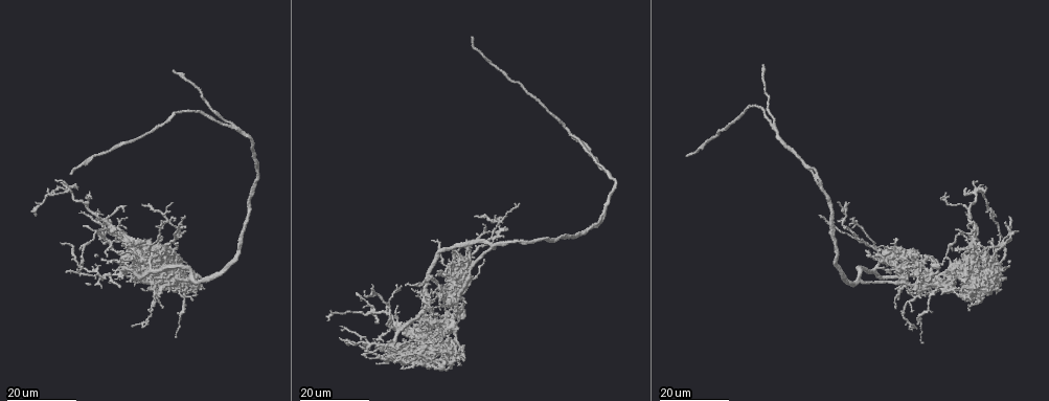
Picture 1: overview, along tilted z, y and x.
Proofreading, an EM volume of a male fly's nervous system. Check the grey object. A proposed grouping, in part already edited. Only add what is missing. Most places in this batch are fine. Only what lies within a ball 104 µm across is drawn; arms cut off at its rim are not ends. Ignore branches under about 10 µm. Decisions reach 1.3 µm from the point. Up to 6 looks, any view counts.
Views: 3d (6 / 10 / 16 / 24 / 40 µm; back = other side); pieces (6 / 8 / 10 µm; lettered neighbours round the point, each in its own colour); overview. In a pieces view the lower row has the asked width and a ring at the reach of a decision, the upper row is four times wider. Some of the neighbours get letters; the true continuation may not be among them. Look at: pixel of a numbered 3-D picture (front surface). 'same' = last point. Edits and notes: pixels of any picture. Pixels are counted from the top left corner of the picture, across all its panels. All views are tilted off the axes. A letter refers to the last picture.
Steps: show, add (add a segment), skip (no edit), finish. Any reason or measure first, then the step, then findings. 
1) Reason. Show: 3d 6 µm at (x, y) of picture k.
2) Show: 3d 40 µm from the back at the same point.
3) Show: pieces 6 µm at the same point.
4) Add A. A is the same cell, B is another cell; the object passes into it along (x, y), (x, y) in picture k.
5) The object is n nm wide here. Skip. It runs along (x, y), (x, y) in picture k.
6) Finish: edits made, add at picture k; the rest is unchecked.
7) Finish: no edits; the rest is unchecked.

Show: 3d 16 µm at (867, 250) of picture 1.

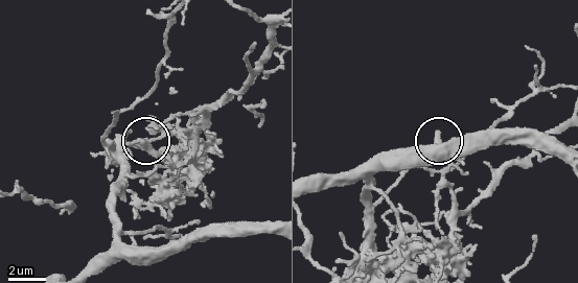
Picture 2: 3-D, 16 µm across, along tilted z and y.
Show: pieces 6 µm at (143, 141) of picture 2.

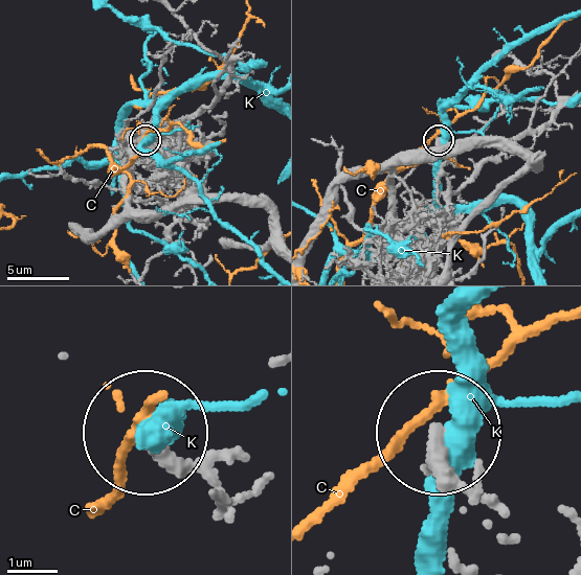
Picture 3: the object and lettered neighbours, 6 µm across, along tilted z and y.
The object is 270 nm wide here. Skip. C and K are other cells; none of them fits.

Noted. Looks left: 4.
Branch stops here. Show: 3d 16 µm at (889, 270) of picture 1.

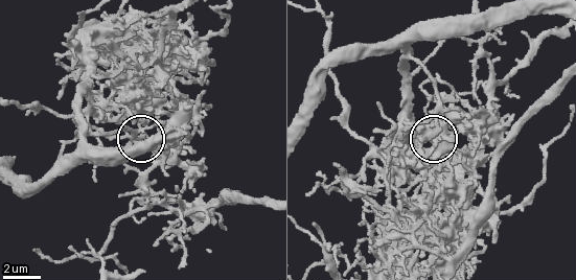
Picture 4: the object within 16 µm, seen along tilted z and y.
Show: pieces 6 µm at (423, 138) of picture 4.

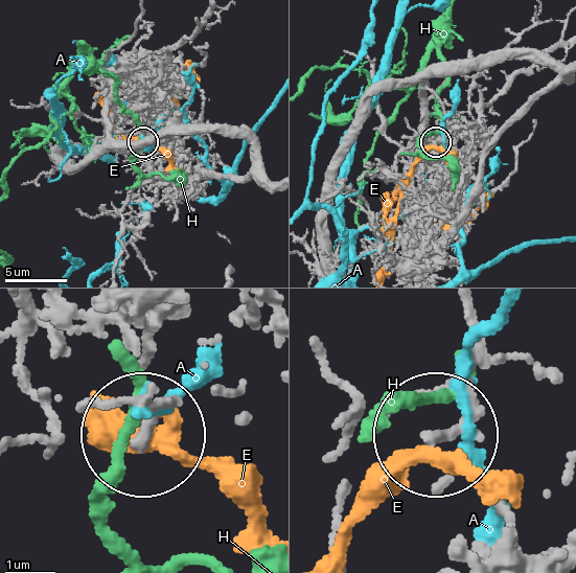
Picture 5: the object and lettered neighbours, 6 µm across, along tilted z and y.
Skip. A, E and H are other cells; it runs along (465, 315), (460, 404), (441, 430) in picture 5; no lettered segment goes on from it.

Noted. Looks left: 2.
An open end. Show: 3d 16 µm at (971, 269) of picture 1.

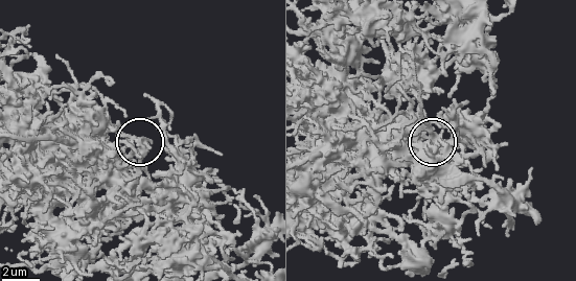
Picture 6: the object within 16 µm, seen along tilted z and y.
Show: pieces 6 µm at the same point.

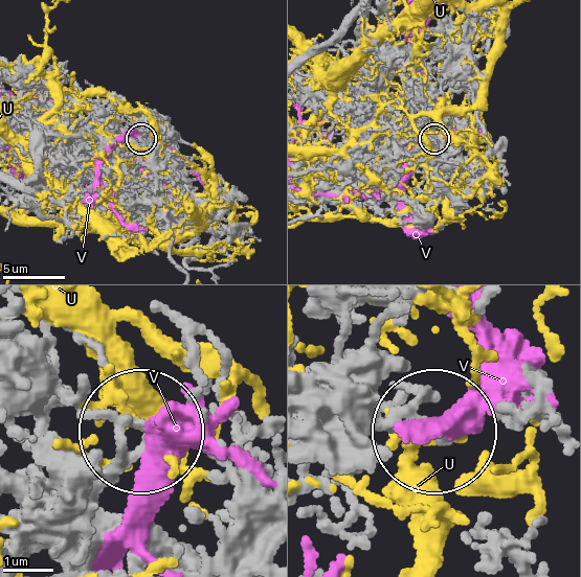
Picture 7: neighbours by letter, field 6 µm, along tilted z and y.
Skip. U and V are other cells; no lettered segment goes on from it.

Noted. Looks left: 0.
Finish: no edits; the rest is unchecked.

